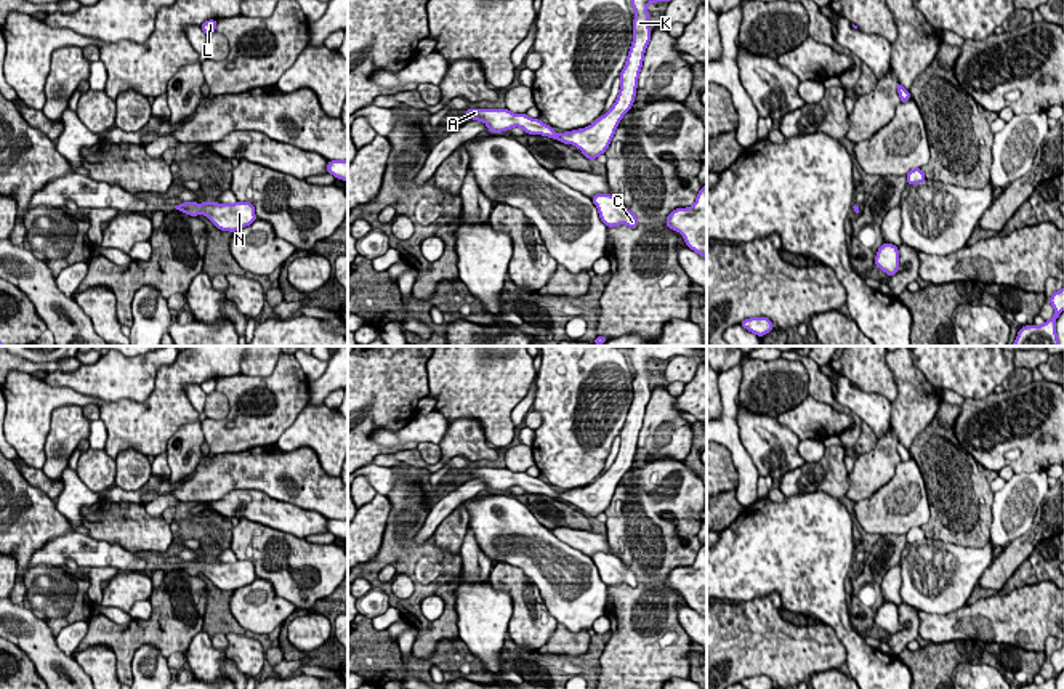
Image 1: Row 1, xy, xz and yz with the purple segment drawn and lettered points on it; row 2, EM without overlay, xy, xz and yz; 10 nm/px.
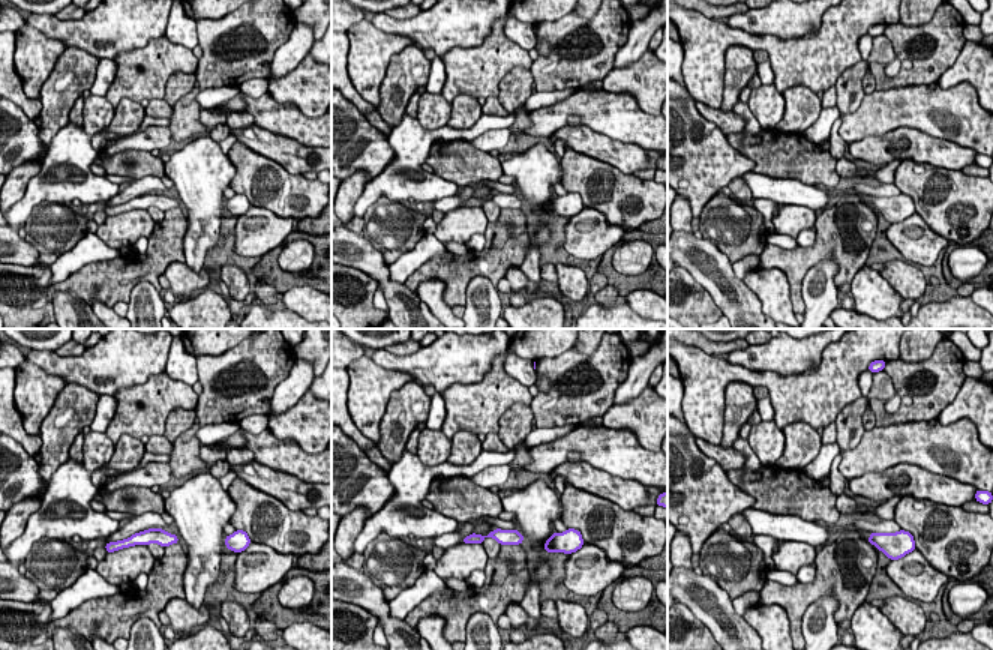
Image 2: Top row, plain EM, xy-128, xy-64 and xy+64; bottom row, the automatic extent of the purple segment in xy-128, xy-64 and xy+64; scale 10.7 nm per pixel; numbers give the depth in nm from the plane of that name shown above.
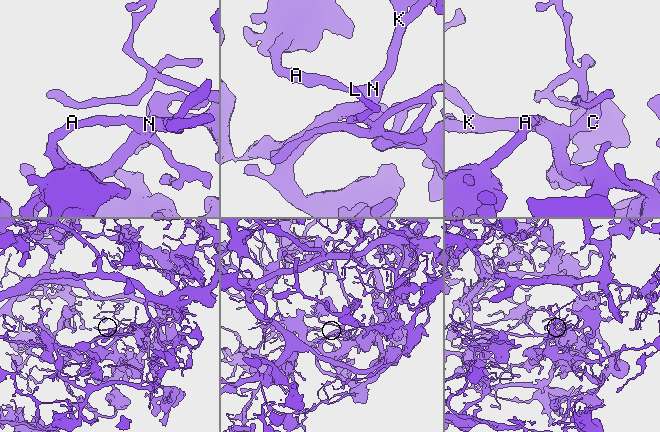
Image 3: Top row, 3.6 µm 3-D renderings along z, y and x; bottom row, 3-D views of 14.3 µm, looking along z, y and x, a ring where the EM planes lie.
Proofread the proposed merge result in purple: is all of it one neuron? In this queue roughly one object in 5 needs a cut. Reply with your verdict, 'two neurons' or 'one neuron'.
one neuron

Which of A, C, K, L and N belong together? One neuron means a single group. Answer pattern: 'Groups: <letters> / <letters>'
Groups: A C K L N

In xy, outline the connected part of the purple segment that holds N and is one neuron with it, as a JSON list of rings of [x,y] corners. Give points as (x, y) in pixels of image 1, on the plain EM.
[[[183,561],[173,564],[173,569],[189,575],[205,574],[220,590],[236,591],[256,580],[255,566],[250,561],[218,562],[218,561]]]

